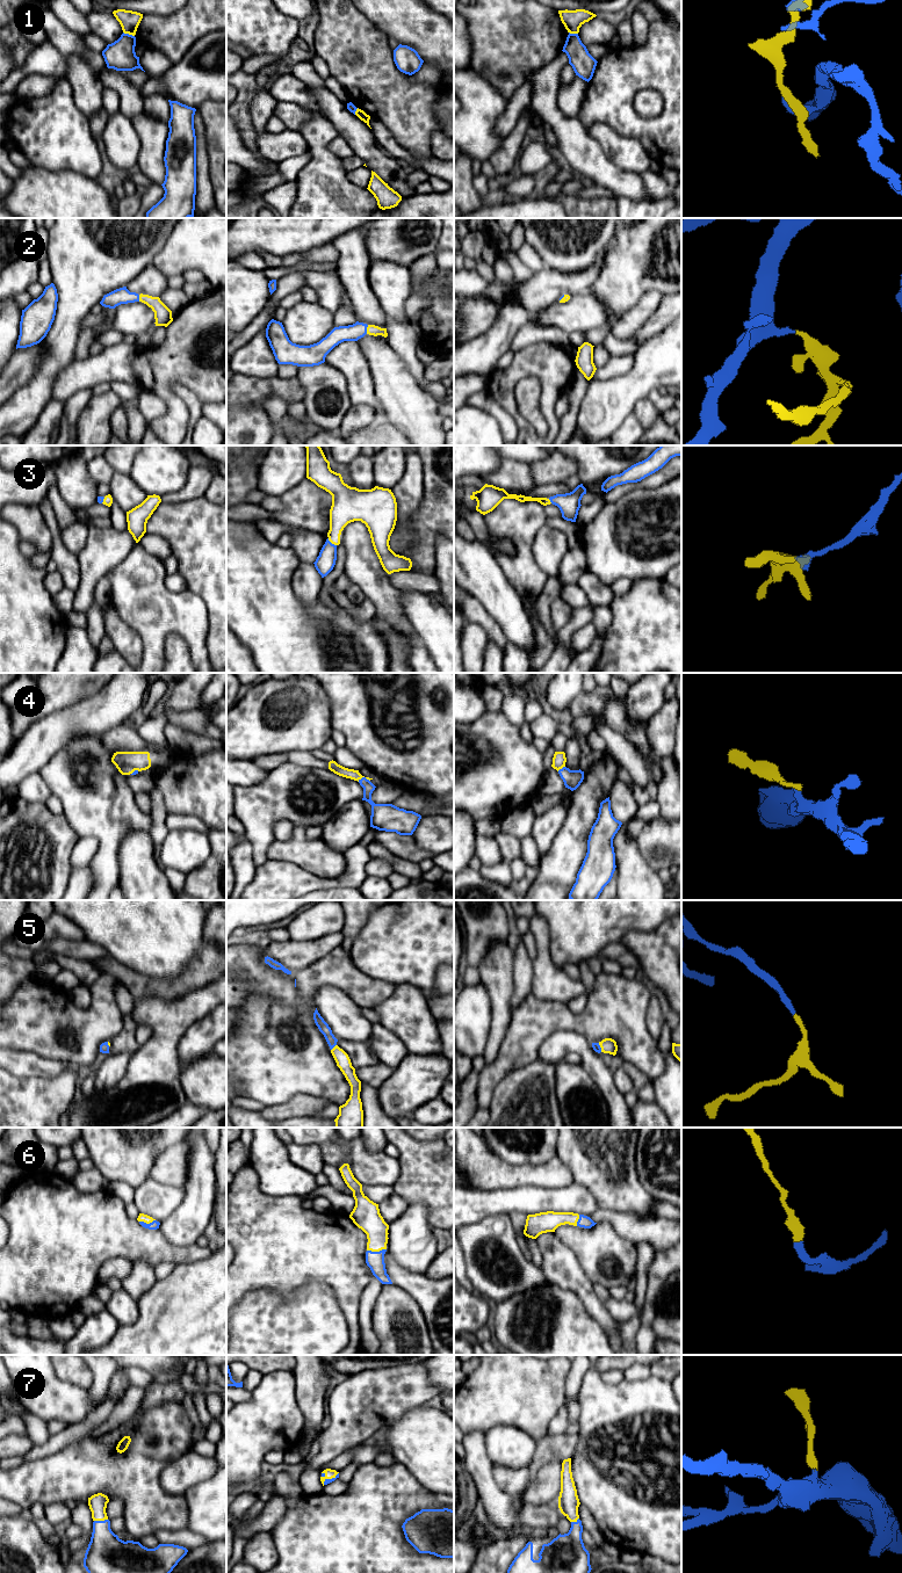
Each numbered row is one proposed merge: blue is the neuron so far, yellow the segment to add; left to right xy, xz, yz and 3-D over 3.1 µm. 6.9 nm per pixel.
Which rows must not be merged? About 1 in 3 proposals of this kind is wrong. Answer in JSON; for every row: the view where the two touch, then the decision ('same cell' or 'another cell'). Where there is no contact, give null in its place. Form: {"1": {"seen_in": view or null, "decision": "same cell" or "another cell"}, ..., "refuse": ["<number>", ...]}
{"1": {"seen_in": "xy", "decision": "another cell"}, "2": {"seen_in": "xz", "decision": "same cell"}, "3": {"seen_in": "xz", "decision": "same cell"}, "4": {"seen_in": "xz", "decision": "same cell"}, "5": {"seen_in": "xz", "decision": "same cell"}, "6": {"seen_in": "xz", "decision": "same cell"}, "7": {"seen_in": "xy", "decision": "same cell"}, "refuse": ["1"]}

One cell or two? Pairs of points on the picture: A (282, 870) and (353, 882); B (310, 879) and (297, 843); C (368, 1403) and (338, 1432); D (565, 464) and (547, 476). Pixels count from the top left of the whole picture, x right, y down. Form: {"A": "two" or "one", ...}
{"A": "one", "B": "two", "C": "one", "D": "one"}

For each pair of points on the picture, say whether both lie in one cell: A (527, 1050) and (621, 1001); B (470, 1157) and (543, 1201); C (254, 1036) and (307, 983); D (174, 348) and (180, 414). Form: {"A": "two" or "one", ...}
{"A": "one", "B": "two", "C": "one", "D": "one"}

